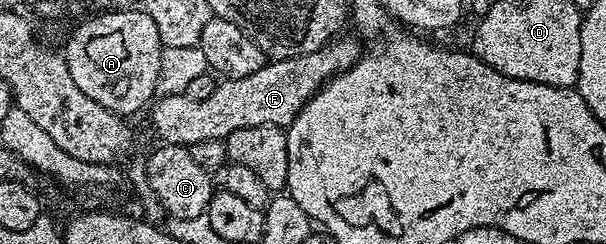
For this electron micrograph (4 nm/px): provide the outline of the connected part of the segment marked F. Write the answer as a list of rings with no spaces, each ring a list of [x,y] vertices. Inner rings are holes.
[[[337,36],[318,51],[310,51],[301,57],[287,57],[284,61],[269,60],[258,71],[254,71],[254,75],[246,75],[242,79],[229,77],[221,80],[216,86],[214,95],[201,101],[190,99],[183,93],[161,96],[151,106],[152,125],[156,128],[157,135],[161,137],[159,140],[165,145],[187,147],[203,140],[224,141],[231,133],[242,127],[291,125],[302,111],[304,104],[322,86],[328,84],[337,73],[346,72],[360,57],[361,42],[355,36],[352,36],[353,38],[344,36]]]

